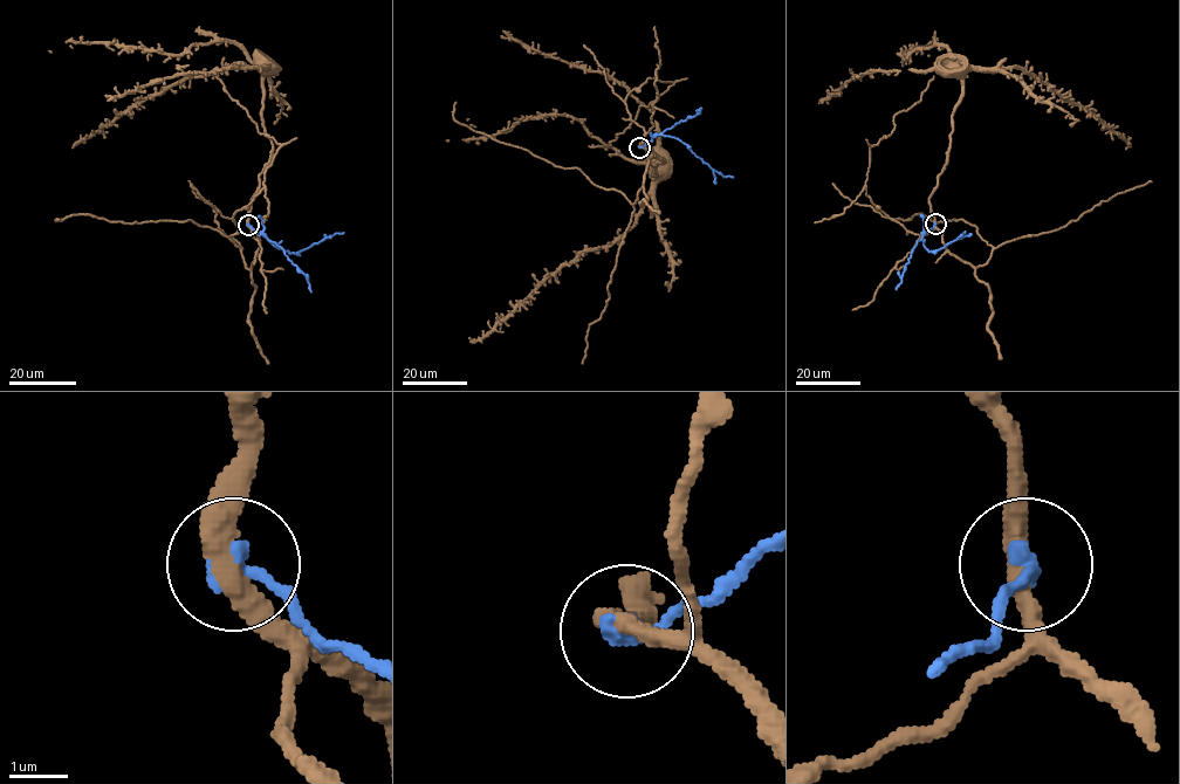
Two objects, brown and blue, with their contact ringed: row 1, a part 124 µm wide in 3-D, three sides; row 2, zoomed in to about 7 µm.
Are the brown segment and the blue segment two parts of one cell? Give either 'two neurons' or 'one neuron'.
two neurons

